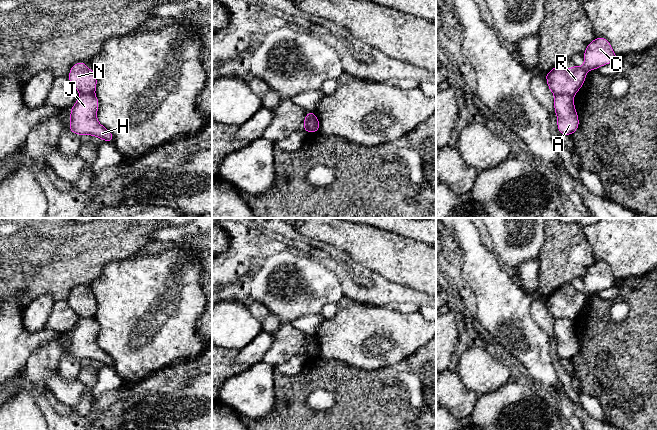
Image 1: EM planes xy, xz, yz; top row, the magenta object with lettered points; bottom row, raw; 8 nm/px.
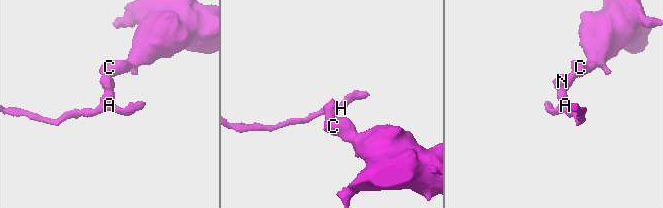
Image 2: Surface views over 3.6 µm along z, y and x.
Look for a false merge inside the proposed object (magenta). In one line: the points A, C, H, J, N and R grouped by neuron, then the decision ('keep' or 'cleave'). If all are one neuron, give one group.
A H J / C N R; cleave

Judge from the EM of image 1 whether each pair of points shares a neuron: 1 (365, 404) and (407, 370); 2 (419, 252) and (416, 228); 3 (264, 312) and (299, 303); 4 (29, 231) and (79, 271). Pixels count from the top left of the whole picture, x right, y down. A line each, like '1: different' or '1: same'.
1: same
2: different
3: different
4: same

